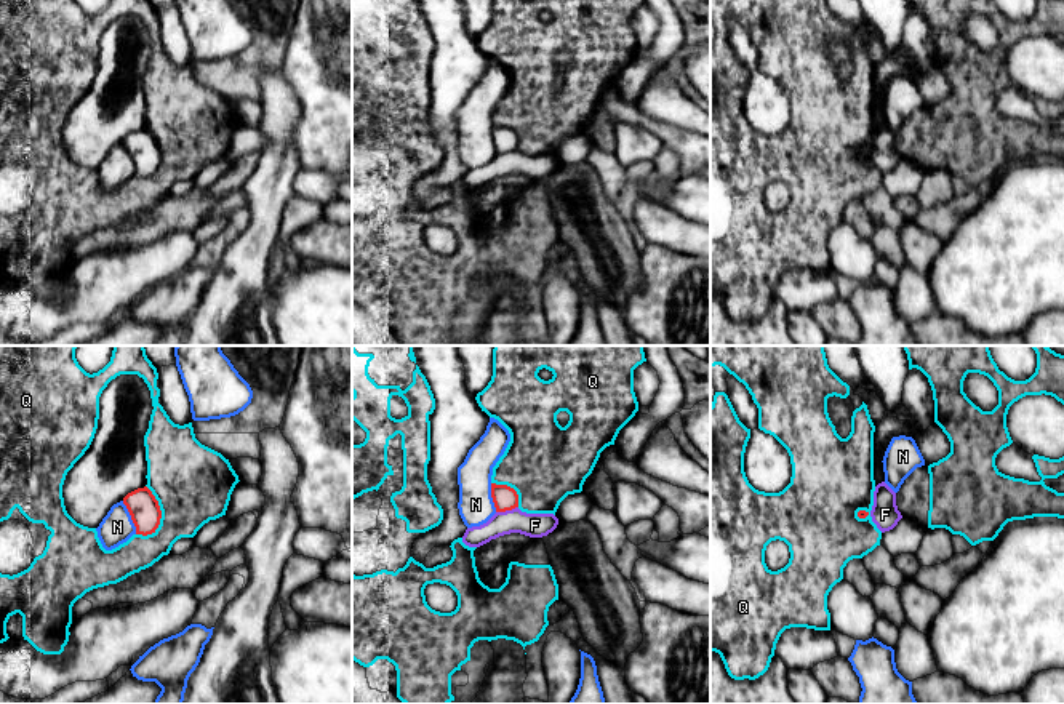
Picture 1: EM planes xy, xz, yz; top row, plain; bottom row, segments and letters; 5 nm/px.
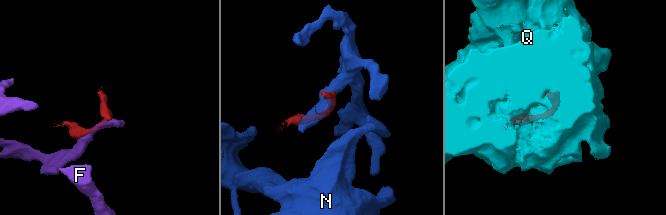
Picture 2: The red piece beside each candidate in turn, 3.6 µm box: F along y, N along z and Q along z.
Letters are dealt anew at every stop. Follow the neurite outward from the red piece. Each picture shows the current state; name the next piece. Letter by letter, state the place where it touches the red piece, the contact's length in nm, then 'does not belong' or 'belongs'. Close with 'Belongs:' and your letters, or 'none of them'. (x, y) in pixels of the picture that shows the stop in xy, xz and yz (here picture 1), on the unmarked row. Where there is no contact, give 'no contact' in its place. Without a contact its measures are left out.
F: xz (506, 151) | 120 nm | does not belong
N: xy (132, 159) | 180 nm | does not belong
Q: xy (160, 156) | 260 nm | does not belong
Belongs: none of them

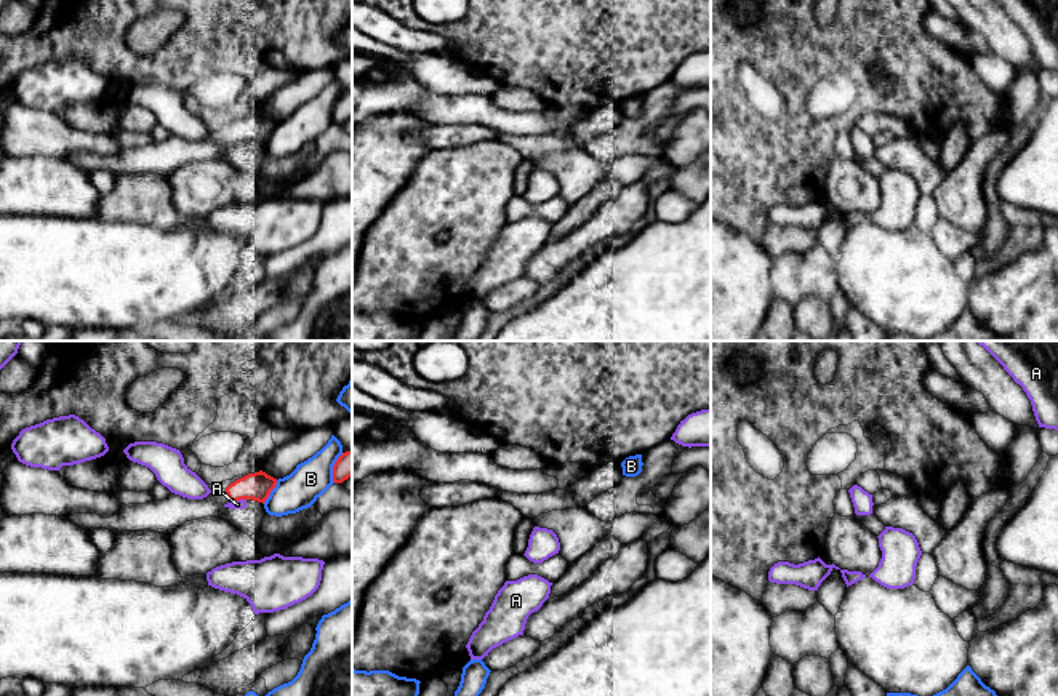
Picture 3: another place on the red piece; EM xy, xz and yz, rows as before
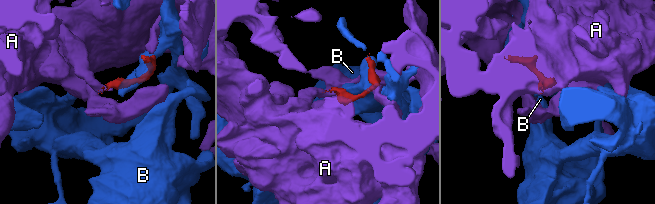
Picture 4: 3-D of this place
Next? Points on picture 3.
A: xy (237, 141) | 90 nm | does not belong
B: xy (271, 132) | 140 nm | does not belong
Belongs: none of them

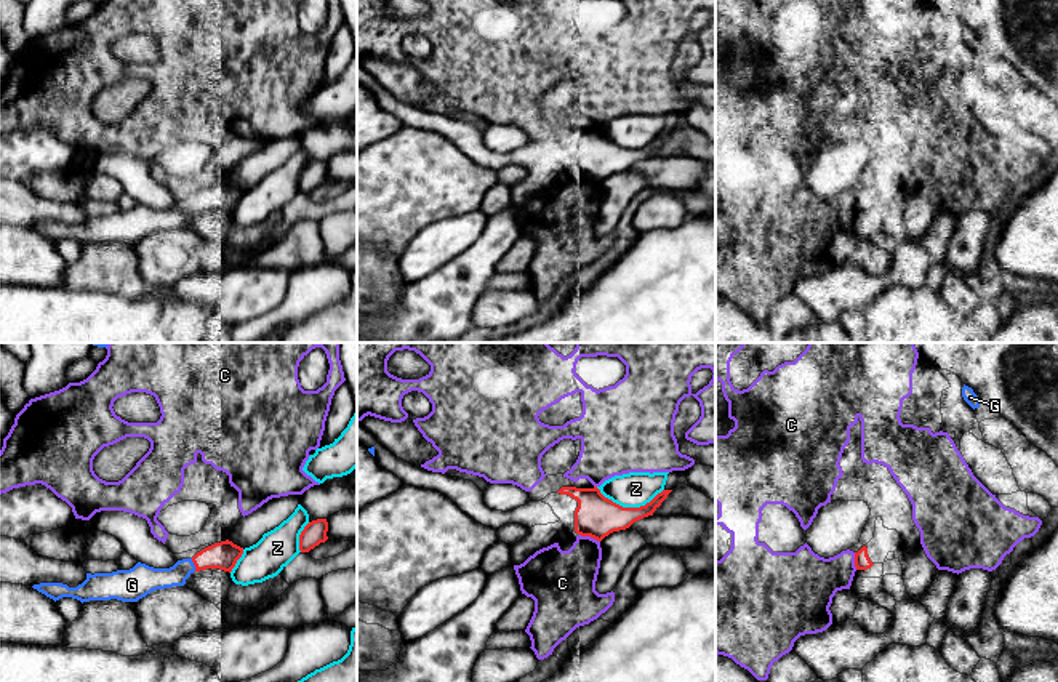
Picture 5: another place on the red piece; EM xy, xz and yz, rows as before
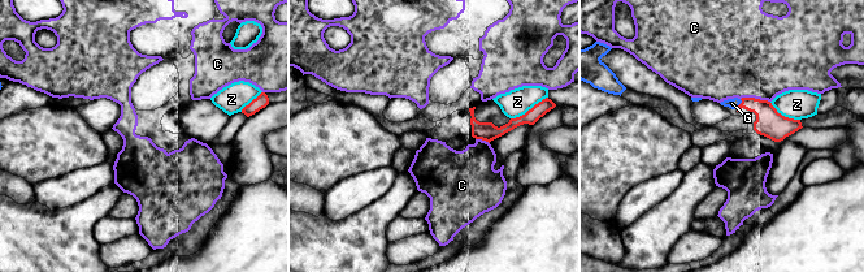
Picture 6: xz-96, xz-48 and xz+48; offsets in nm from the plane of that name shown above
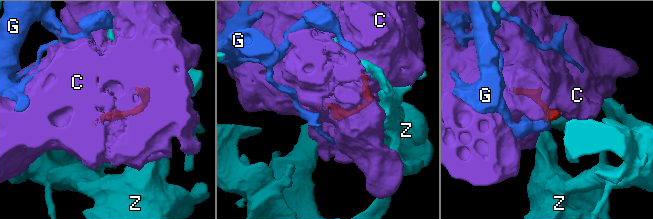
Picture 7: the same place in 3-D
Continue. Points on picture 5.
C: xz (589, 176) | 120 nm | does not belong
G: xy (194, 205) | 70 nm | belongs
Z: xz (629, 149) | 340 nm | does not belong
Belongs: G

